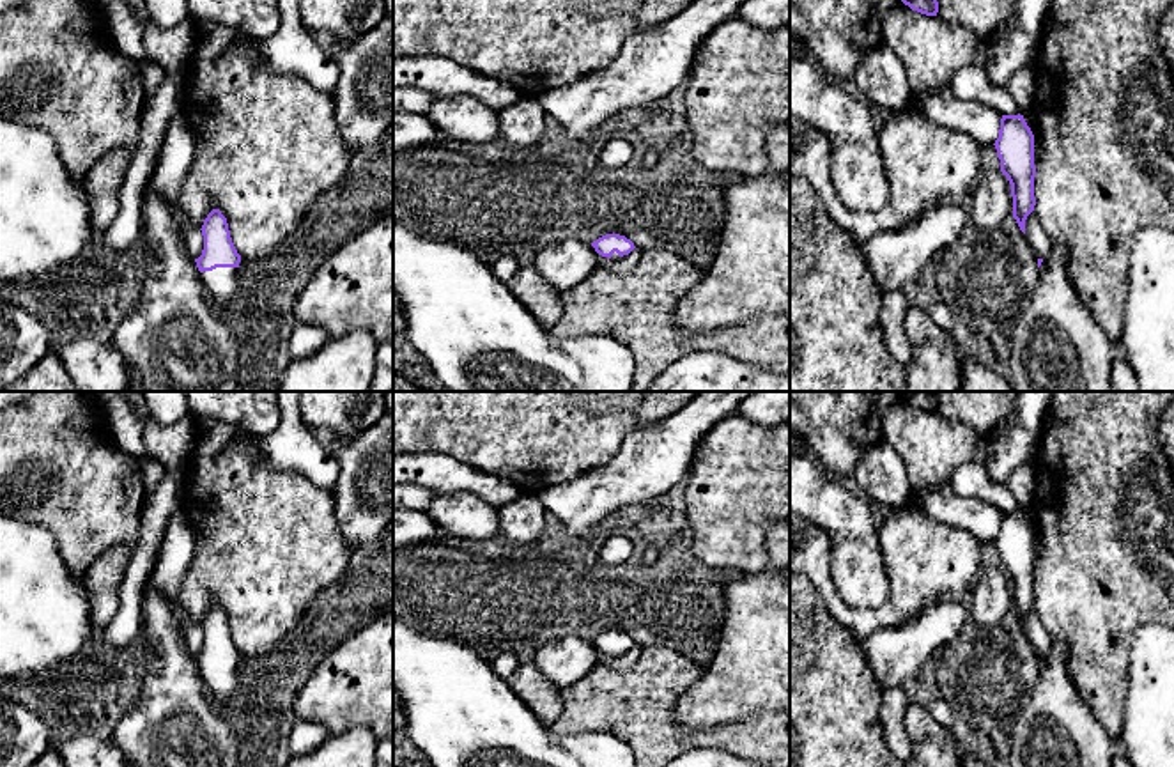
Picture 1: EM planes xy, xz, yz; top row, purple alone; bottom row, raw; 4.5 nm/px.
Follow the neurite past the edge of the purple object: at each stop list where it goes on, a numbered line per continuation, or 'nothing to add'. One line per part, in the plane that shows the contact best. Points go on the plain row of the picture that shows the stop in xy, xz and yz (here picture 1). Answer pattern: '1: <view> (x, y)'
1: xy (220, 679)

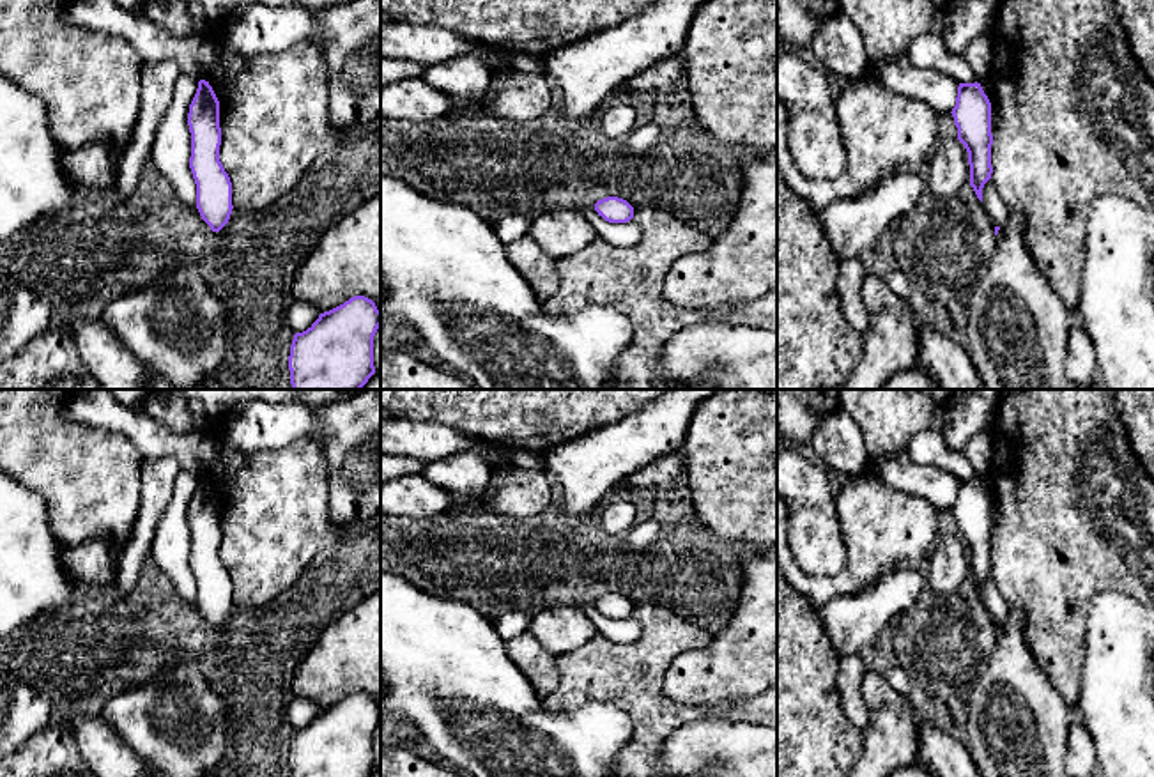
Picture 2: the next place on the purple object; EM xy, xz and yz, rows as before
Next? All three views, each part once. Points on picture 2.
nothing to add

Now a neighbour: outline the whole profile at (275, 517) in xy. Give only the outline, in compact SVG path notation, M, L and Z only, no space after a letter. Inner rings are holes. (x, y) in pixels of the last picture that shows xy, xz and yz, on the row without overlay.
M225 416L205 434L221 455L221 465L200 476L212 483L219 497L219 558L232 579L232 602L258 609L288 595L312 559L336 543L342 527L329 513L324 446L299 437L278 450L246 453L227 442L223 421Z

